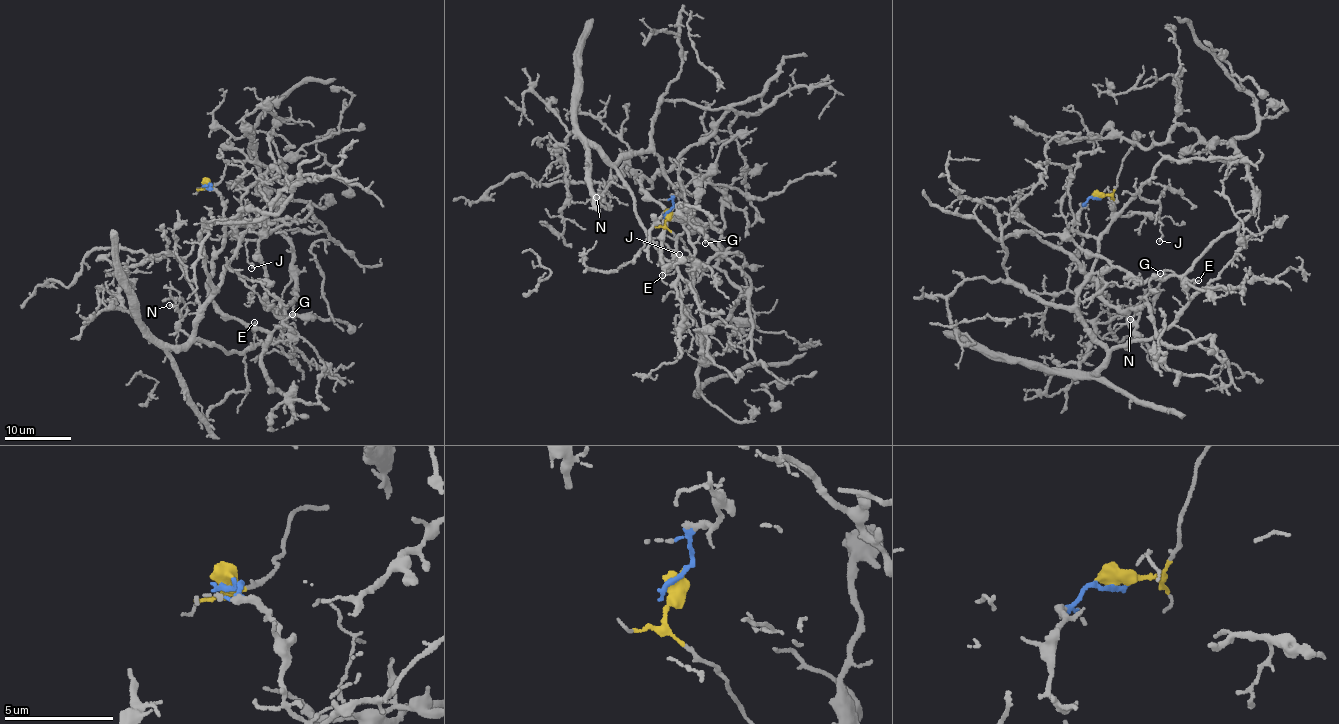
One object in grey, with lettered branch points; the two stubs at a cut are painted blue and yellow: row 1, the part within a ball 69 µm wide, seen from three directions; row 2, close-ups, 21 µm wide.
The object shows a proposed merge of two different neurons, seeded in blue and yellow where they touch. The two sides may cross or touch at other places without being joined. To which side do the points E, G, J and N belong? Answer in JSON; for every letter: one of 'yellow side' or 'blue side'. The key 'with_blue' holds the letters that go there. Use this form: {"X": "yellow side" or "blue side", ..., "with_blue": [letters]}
{"E": "blue side", "G": "blue side", "J": "blue side", "N": "blue side", "with_blue": ["E", "G", "J", "N"]}

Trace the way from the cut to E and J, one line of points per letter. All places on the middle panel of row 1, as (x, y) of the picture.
E: (666, 213), (678, 182), (683, 193), (662, 161), (643, 149), (620, 161), (634, 212), (663, 258), (661, 275)
J: (666, 213), (681, 191), (678, 182), (693, 219), (678, 237), (678, 263), (679, 254)

